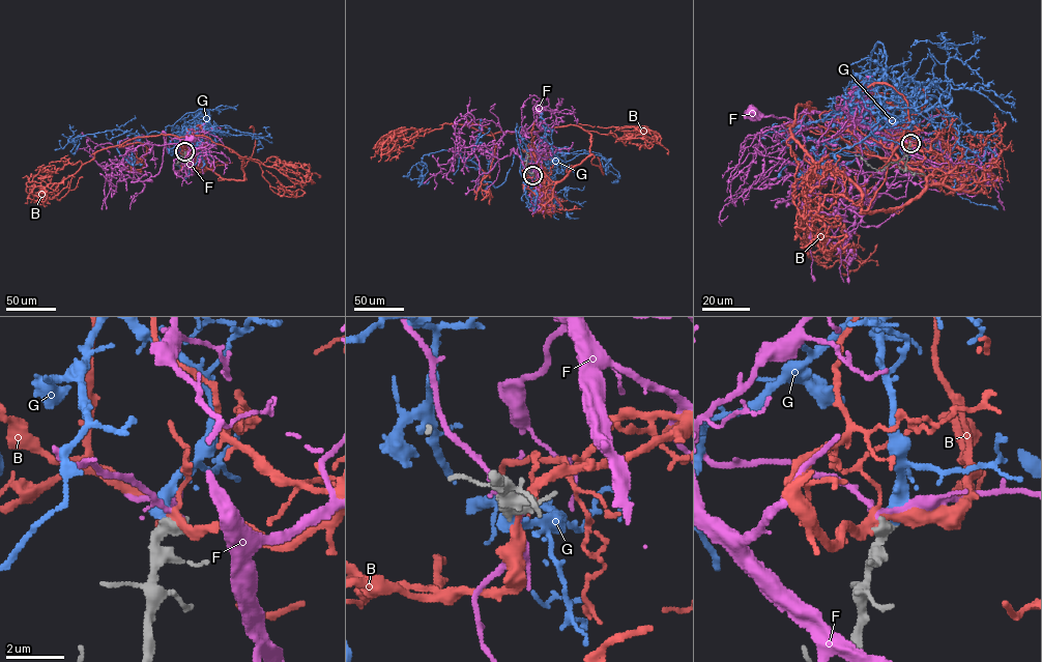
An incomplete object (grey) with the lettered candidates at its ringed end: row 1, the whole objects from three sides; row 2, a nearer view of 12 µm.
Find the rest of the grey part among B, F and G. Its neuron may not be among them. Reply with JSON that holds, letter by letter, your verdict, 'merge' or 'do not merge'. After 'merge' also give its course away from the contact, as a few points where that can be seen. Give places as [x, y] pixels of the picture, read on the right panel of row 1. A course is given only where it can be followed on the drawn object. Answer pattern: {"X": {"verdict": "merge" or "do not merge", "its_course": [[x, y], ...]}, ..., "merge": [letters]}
{"B": {"verdict": "do not merge"}, "F": {"verdict": "do not merge"}, "G": {"verdict": "merge", "its_course": [[910, 142], [918, 89], [862, 82], [880, 101], [934, 95], [851, 98], [915, 125], [930, 121], [925, 102]]}, "merge": ["G"]}

